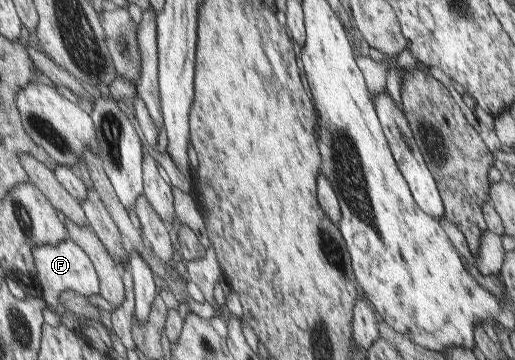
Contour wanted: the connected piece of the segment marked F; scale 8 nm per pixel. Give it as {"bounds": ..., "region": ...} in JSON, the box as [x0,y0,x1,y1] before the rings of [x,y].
{"bounds":[33,240,101,307],"region":[[[65,240],[56,245],[37,245],[33,246],[33,258],[37,270],[37,282],[40,286],[42,295],[46,304],[52,307],[58,307],[59,296],[67,290],[75,290],[77,294],[85,296],[101,295],[99,291],[100,282],[96,272],[93,259],[87,256],[87,253],[75,244],[73,240]]]}

